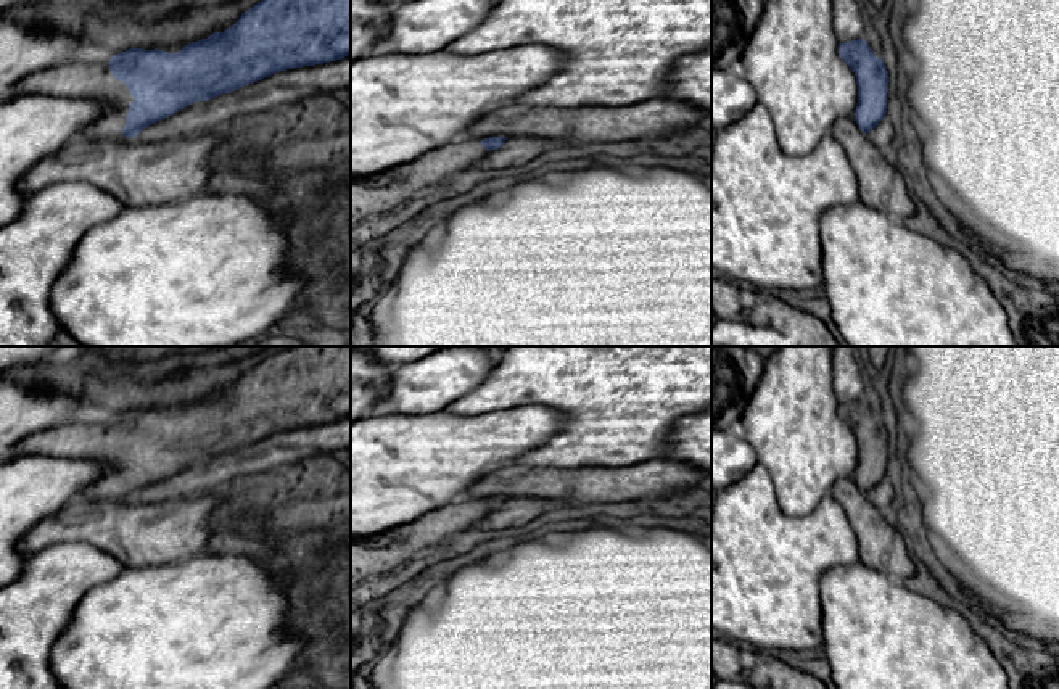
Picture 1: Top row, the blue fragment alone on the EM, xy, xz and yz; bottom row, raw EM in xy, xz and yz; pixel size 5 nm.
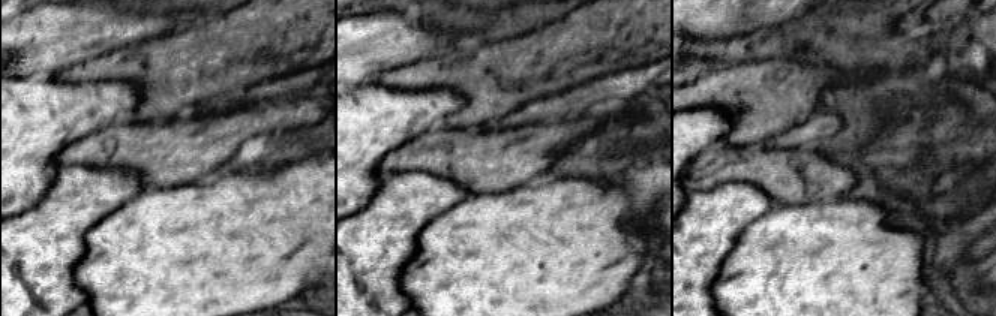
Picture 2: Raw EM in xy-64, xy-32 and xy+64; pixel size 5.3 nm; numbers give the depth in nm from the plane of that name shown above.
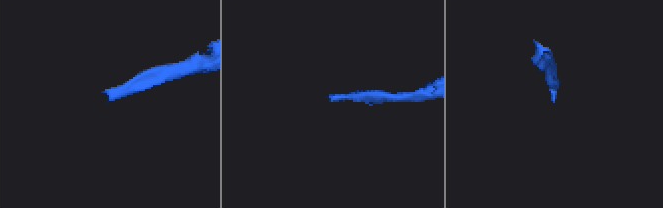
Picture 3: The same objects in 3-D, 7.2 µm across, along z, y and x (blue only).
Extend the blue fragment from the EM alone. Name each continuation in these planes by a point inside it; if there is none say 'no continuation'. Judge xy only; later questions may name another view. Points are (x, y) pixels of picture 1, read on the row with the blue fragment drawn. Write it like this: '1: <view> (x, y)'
1: xy (90, 81)

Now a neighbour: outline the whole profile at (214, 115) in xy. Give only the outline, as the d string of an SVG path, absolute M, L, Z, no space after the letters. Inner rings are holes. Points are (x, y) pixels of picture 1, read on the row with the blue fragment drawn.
M351 55L315 66L275 72L232 93L195 101L179 113L145 127L137 138L164 142L204 130L224 130L238 116L277 113L315 93L351 87Z

